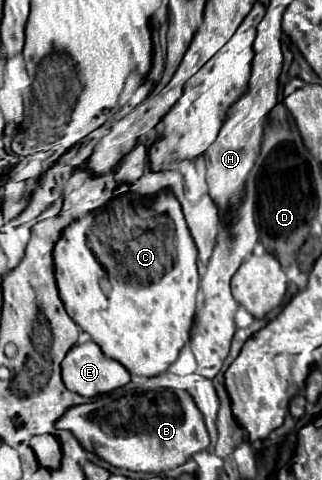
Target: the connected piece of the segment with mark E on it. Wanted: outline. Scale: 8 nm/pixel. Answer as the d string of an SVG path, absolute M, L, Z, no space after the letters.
M89 340L75 344L61 362L63 384L85 398L111 392L129 382L129 372L115 360L107 358L101 348Z

